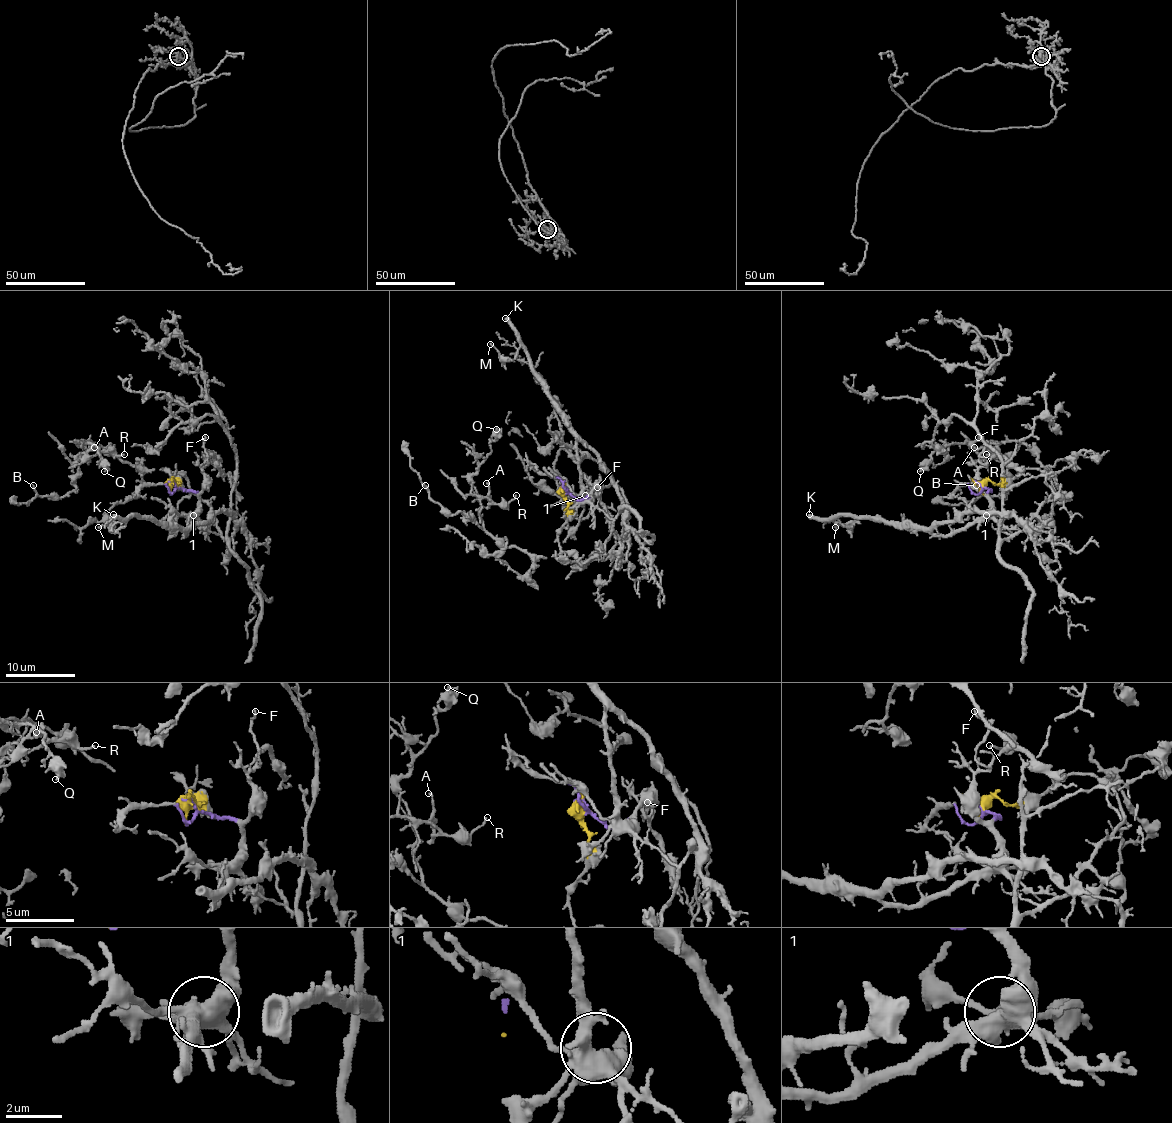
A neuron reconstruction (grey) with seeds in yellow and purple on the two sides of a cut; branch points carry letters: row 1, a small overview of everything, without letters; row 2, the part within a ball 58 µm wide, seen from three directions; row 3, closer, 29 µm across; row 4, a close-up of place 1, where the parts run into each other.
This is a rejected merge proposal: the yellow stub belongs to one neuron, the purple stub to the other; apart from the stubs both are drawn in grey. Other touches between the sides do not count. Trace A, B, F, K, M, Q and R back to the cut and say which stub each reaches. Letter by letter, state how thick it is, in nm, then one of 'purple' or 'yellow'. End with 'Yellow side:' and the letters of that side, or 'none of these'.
A: 150 nm | yellow
B: 140 nm | yellow
F: 150 nm | purple
K: 400 nm | purple
M: 150 nm | purple
Q: 360 nm | yellow
R: 150 nm | yellow
Yellow side: A, B, Q, R

